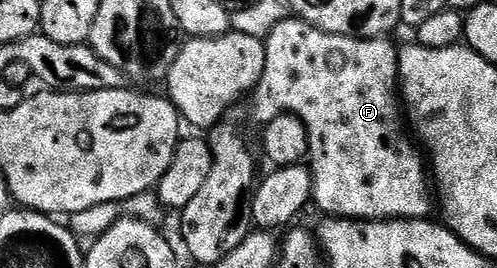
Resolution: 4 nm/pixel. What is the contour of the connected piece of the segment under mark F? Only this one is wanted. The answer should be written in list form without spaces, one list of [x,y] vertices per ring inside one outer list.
[[[289,17],[283,19],[264,40],[266,49],[266,65],[262,77],[256,82],[256,87],[250,93],[252,99],[252,115],[260,125],[274,121],[279,115],[300,115],[308,130],[308,159],[312,173],[312,198],[315,206],[324,210],[323,214],[338,219],[423,219],[428,212],[428,187],[430,191],[430,175],[426,170],[426,159],[418,150],[417,144],[408,140],[404,132],[405,120],[402,118],[402,99],[398,94],[398,80],[400,77],[400,56],[398,47],[392,44],[391,38],[383,39],[355,39],[345,35],[326,33],[302,19]]]

